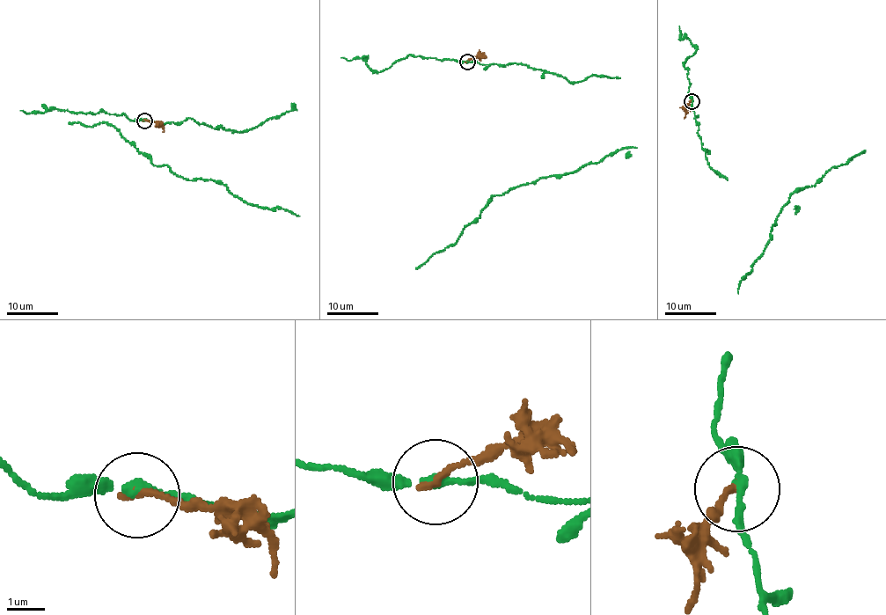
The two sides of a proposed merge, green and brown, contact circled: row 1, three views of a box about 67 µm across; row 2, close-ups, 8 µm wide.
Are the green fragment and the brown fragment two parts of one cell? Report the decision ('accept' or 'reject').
reject

